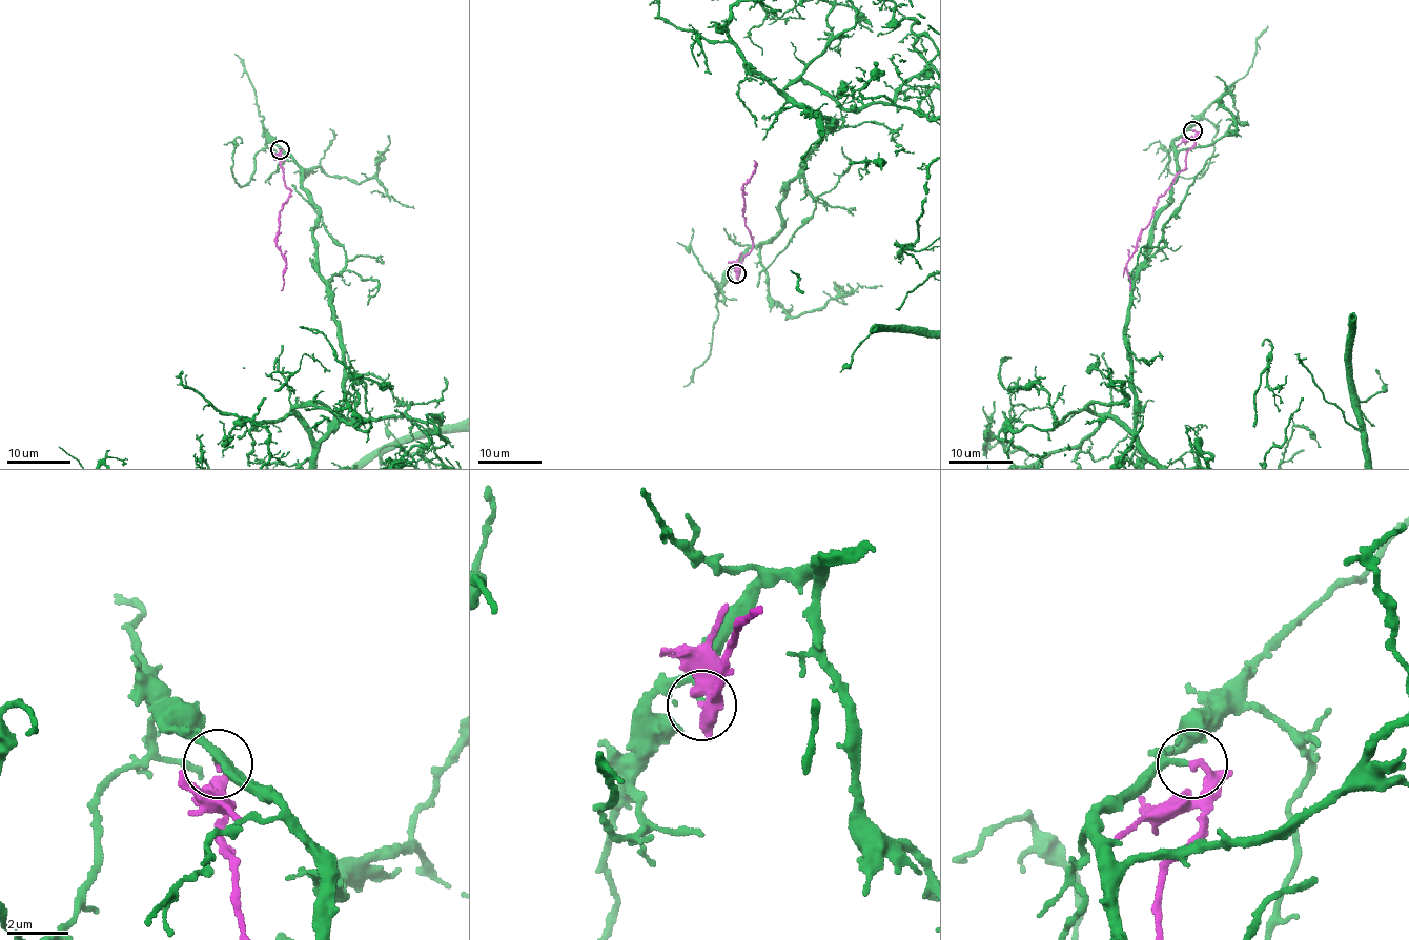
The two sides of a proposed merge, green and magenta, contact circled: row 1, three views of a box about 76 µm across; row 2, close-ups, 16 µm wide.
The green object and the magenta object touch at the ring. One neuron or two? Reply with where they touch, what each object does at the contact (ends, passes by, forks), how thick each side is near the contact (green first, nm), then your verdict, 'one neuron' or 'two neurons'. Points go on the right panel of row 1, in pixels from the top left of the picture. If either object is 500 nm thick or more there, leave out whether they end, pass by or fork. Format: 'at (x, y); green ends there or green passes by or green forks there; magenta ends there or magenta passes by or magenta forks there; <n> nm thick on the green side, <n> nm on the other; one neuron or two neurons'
at (1192, 130); green passes by; magenta ends there; 170 nm thick on the green side, 240 nm on the other; one neuron

